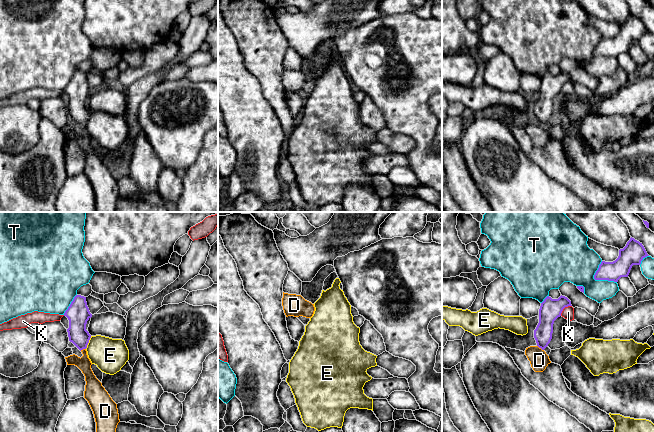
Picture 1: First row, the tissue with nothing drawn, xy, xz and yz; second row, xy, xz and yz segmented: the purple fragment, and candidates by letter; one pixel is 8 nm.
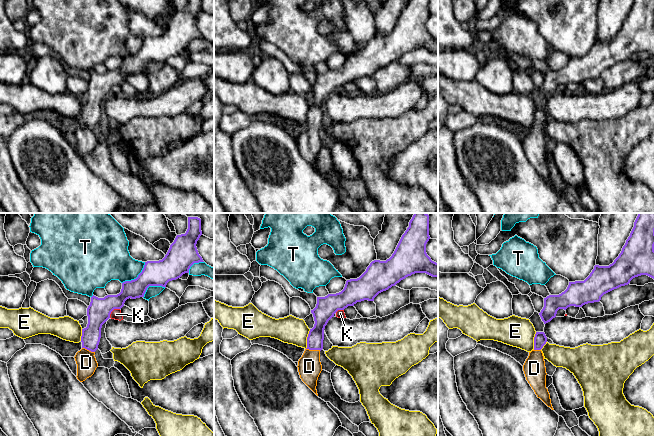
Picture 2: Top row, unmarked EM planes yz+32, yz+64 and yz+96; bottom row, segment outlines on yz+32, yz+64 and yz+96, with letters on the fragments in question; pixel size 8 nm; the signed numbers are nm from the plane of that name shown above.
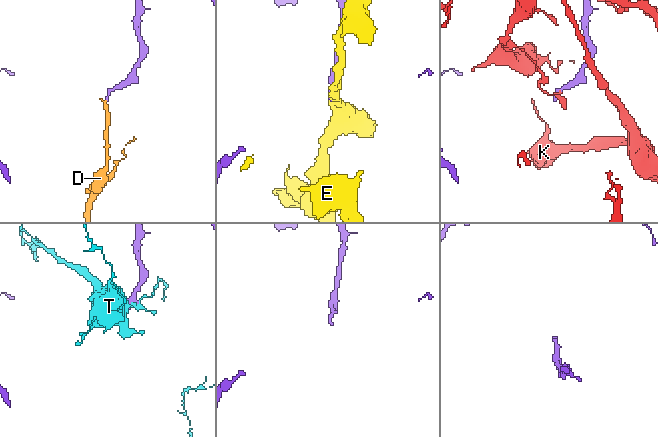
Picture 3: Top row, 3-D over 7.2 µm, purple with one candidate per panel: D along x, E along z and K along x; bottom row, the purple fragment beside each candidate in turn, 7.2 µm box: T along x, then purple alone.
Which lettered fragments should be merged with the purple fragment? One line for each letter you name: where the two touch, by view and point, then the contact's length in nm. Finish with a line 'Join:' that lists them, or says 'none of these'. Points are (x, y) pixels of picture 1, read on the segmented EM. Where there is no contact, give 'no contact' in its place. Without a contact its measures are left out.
D: meets purple in yz at (540, 347); contact 70 nm long
Join: D

